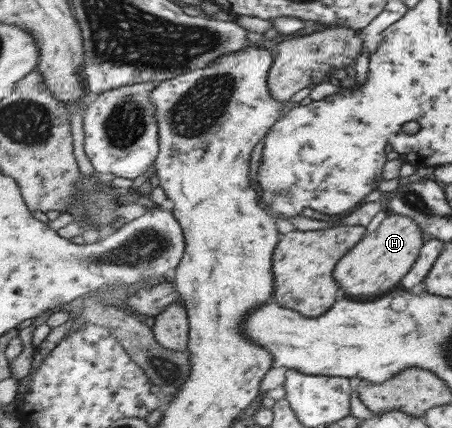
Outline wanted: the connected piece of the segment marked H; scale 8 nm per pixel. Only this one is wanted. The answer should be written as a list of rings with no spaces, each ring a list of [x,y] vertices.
[[[391,213],[374,231],[365,232],[358,243],[336,263],[334,281],[346,295],[352,297],[384,295],[384,291],[399,287],[398,281],[410,271],[425,240],[425,235],[414,220]]]

